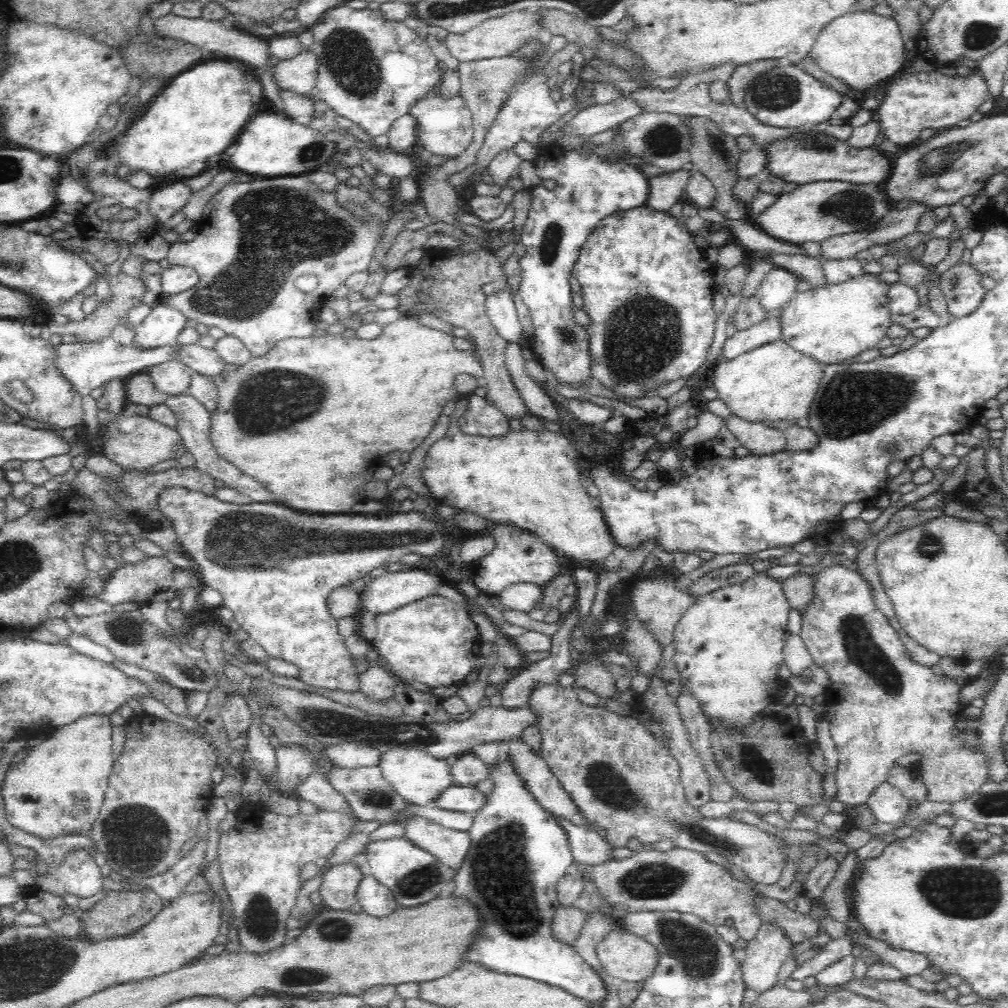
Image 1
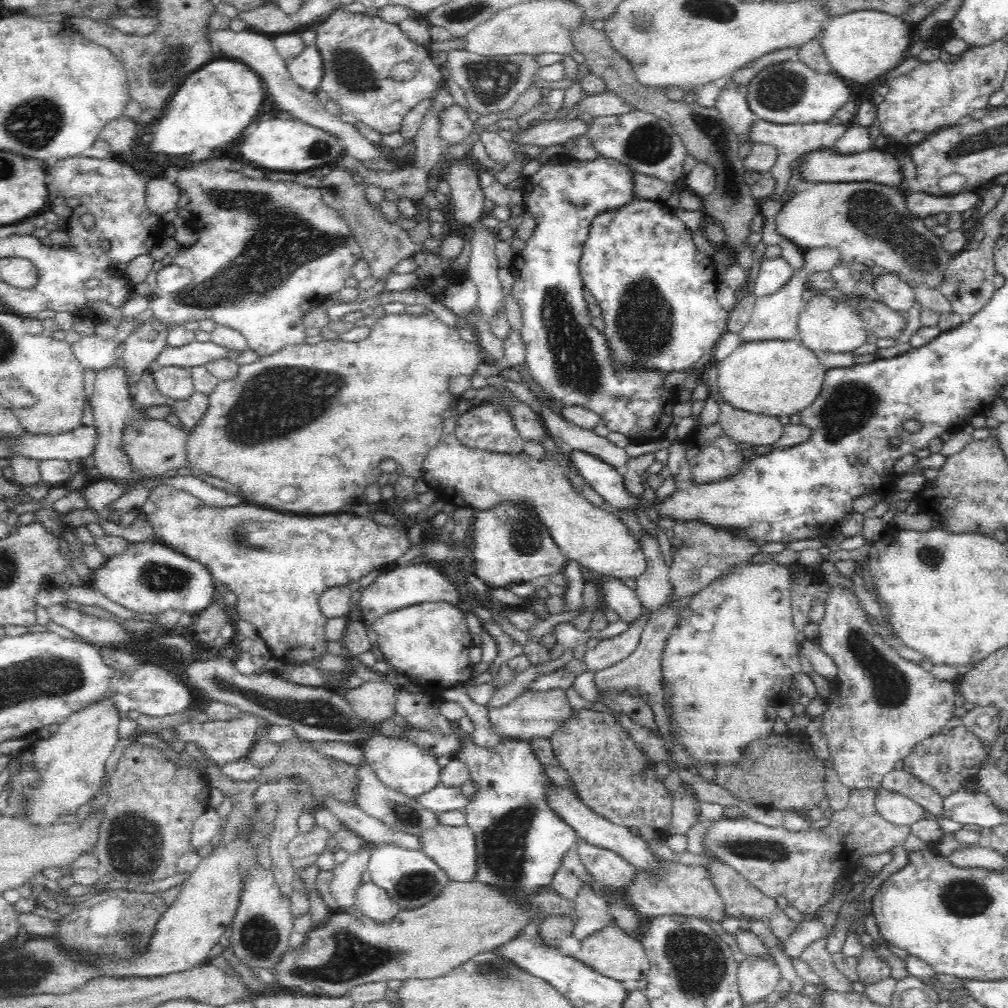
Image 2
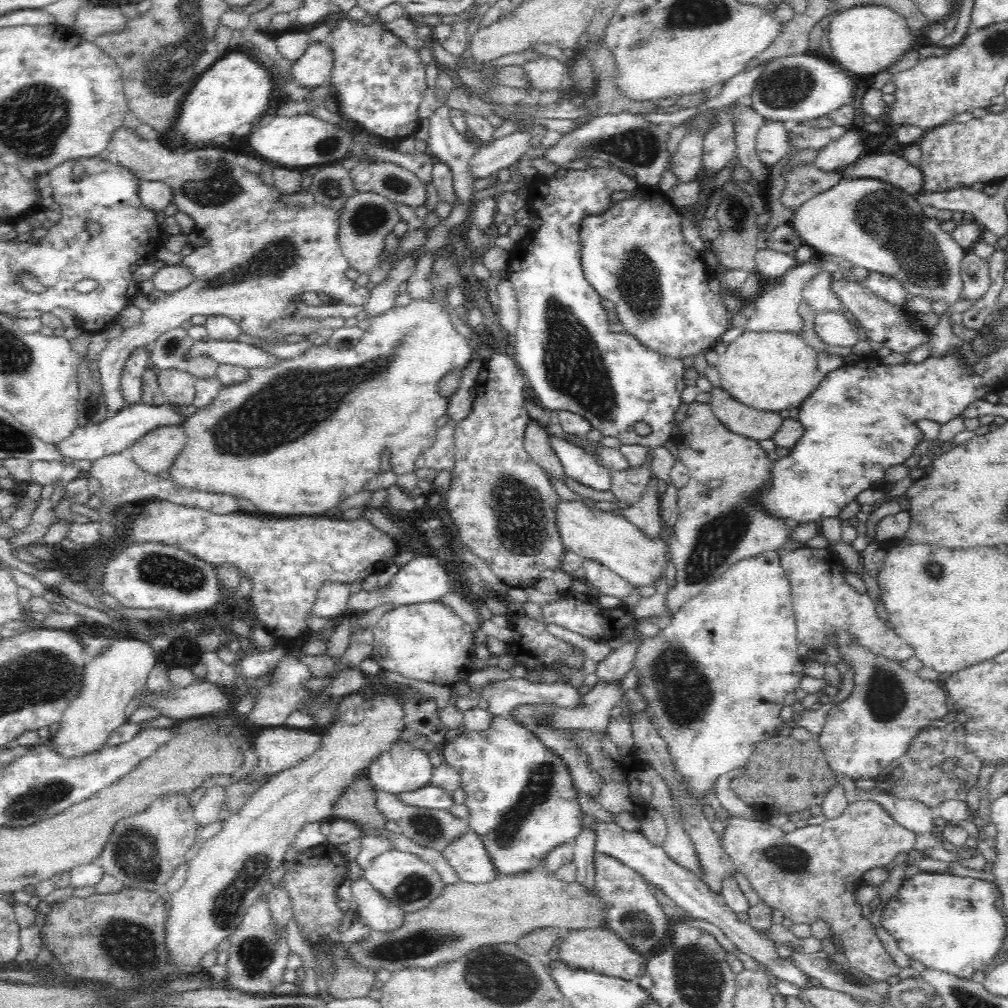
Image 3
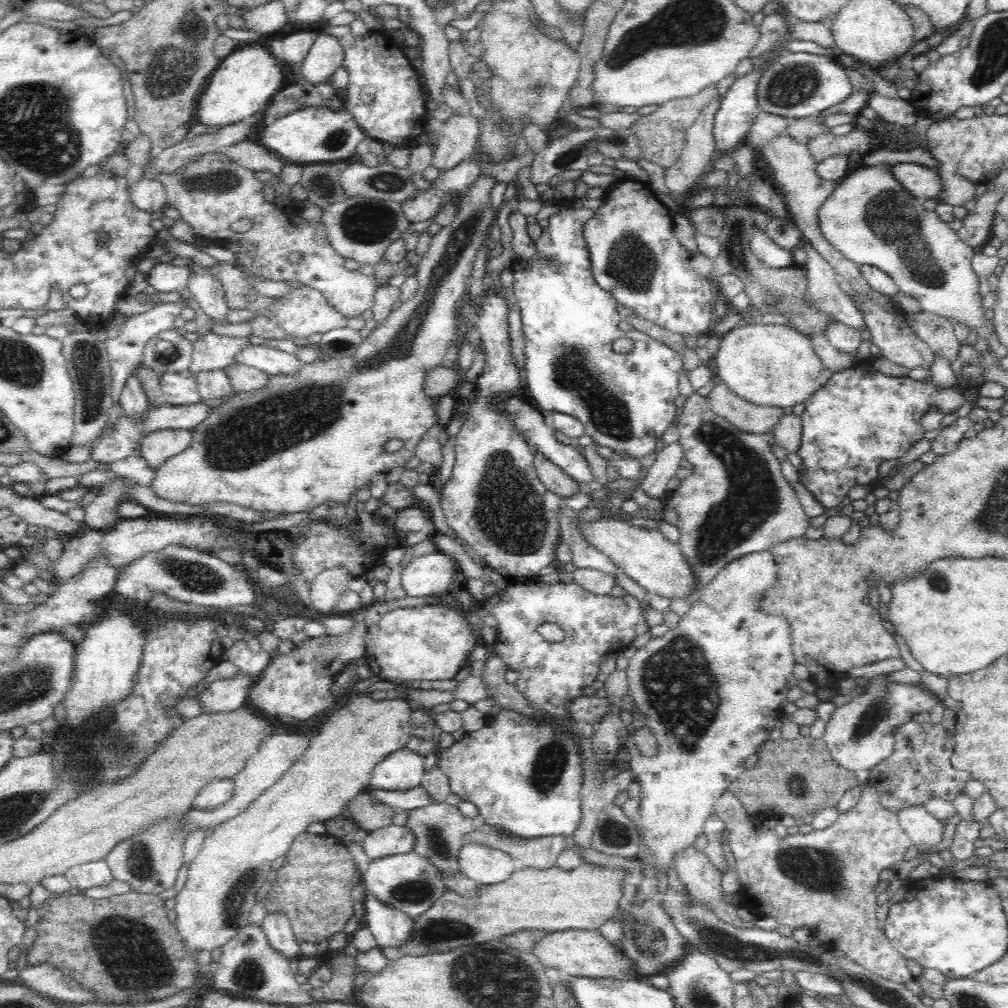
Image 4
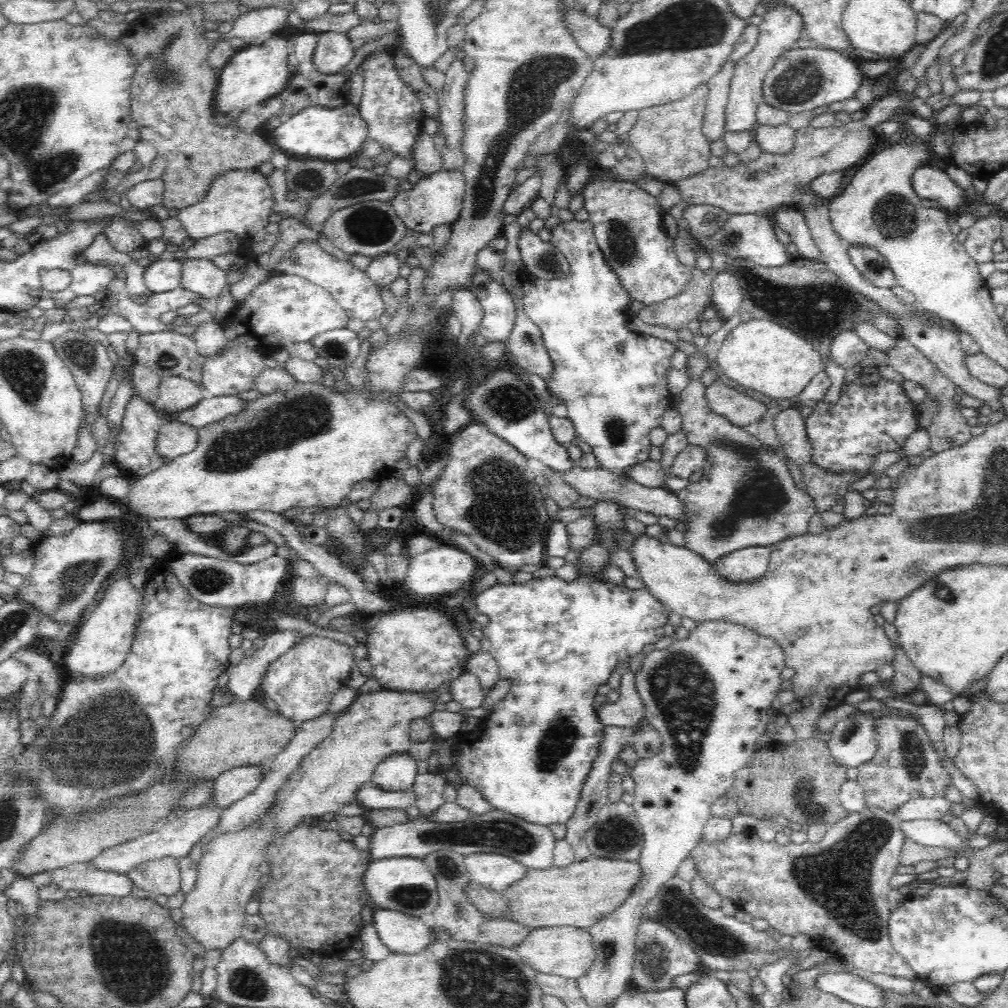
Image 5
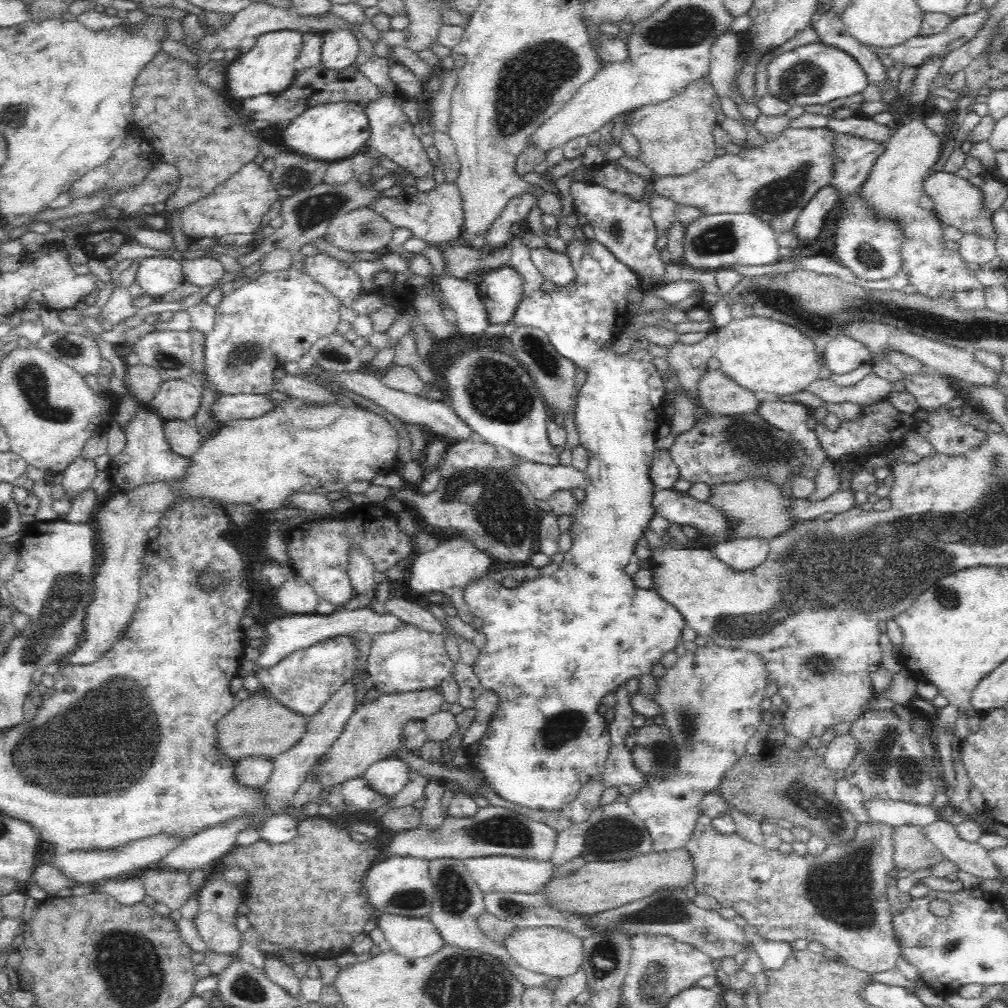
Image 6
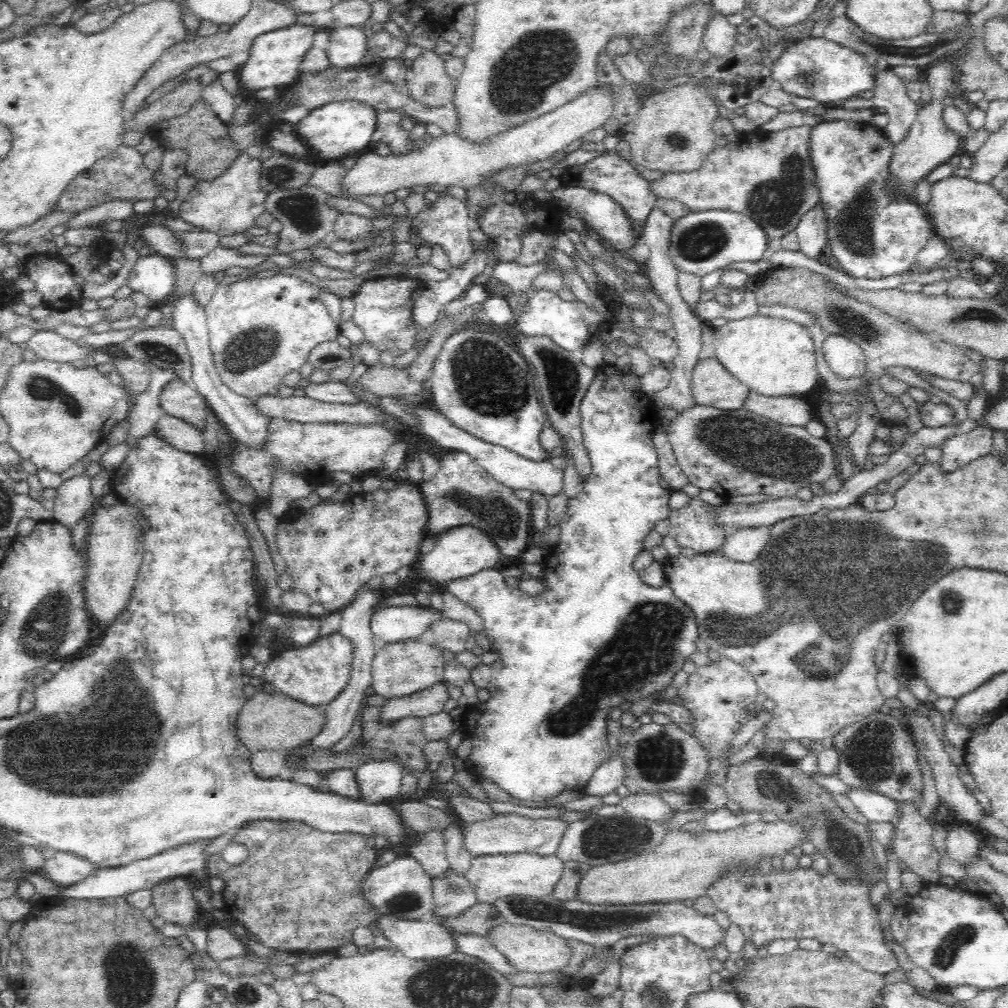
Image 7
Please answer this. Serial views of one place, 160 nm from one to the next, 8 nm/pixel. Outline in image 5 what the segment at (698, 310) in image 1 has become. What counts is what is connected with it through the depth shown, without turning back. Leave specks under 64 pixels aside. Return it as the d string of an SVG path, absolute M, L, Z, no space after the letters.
M591 180L581 195L598 246L632 300L656 304L682 292L689 284L692 270L678 261L673 241L662 230L663 213L656 197L630 181L611 180Z

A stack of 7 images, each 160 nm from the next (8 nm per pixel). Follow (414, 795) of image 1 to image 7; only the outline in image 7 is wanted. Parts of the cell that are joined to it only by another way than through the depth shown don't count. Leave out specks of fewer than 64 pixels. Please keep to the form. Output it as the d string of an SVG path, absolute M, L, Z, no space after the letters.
M389 756L384 761L362 764L354 771L358 794L368 804L389 802L400 796L400 780L405 774L400 759Z

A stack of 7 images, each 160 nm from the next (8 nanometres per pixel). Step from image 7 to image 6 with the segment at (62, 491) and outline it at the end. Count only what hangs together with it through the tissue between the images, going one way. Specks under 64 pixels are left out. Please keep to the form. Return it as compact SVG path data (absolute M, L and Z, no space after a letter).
M78 457L63 473L63 482L60 484L66 493L63 499L74 502L78 499L78 494L84 494L91 489L97 476L98 470L94 461Z

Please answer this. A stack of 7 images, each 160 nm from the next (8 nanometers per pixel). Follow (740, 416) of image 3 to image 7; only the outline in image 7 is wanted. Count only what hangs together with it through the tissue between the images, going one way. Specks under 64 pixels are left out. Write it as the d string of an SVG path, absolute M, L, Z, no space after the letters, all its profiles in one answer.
M716 356L698 358L690 376L690 393L695 404L709 404L721 410L742 407L748 387L734 378Z

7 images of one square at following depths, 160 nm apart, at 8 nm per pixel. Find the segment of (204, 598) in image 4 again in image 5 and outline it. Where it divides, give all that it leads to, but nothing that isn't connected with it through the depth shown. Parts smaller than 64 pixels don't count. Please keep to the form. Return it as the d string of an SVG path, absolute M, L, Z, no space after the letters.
M181 554L171 562L171 569L184 585L190 596L210 606L242 606L268 602L281 594L282 584L289 576L288 560L276 555L253 564L241 564L232 560L208 558L196 554Z

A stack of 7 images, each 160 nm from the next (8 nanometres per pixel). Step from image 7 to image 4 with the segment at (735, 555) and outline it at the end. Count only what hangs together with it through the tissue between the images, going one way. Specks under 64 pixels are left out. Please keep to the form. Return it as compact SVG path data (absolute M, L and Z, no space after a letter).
M770 550L754 552L750 555L742 556L732 562L728 562L724 568L718 571L718 574L701 587L701 591L697 596L697 599L691 604L689 612L681 618L680 624L676 628L670 629L662 637L651 638L649 642L637 650L635 655L629 660L627 667L627 681L628 681L628 694L634 699L635 705L639 709L639 712L643 714L645 725L651 728L653 735L657 738L657 754L652 757L646 757L640 755L637 751L633 751L631 758L630 771L632 780L639 785L640 800L638 806L638 813L640 818L642 845L648 850L646 858L640 859L640 874L633 879L636 882L636 894L632 898L632 904L630 908L626 910L618 910L606 924L602 924L598 928L598 933L613 946L613 948L622 953L624 956L623 938L624 927L628 924L627 918L629 917L629 910L640 903L646 901L661 900L661 893L658 891L658 878L662 872L667 872L670 869L674 869L675 858L687 848L692 847L692 844L696 842L696 837L702 833L704 823L709 816L713 815L714 806L717 800L727 791L729 784L734 782L741 772L746 768L745 762L748 756L754 754L756 750L760 749L763 743L767 740L768 734L774 730L774 724L776 720L781 718L781 714L784 712L783 705L785 704L786 694L790 692L792 686L796 686L795 673L793 672L796 664L794 662L794 653L792 653L792 645L790 644L790 631L788 631L789 625L784 618L777 618L776 616L769 616L763 614L757 610L756 600L758 596L772 586L772 582L776 580L776 563Z

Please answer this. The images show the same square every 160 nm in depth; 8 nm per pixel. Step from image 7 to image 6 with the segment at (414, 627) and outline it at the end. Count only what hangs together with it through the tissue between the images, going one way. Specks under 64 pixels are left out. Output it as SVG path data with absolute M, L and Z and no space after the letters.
M358 608L357 610L338 609L330 615L312 614L309 616L278 618L278 620L272 620L266 626L267 633L264 645L261 647L256 663L262 668L268 668L278 664L278 662L284 660L284 658L293 652L310 648L310 646L314 646L317 642L334 638L334 636L350 635L352 632L356 632L356 630L361 630L374 636L394 632L406 626L410 625L402 621L398 616L394 617L394 615L386 612L384 614L377 614L371 608Z

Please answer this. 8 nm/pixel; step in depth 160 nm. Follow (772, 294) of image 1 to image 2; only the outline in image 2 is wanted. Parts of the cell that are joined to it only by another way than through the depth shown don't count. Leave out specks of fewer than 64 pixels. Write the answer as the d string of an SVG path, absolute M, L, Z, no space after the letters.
M762 256L759 261L758 274L754 280L753 293L761 297L780 291L780 288L789 282L792 272L792 266L784 260L784 257L765 258Z

